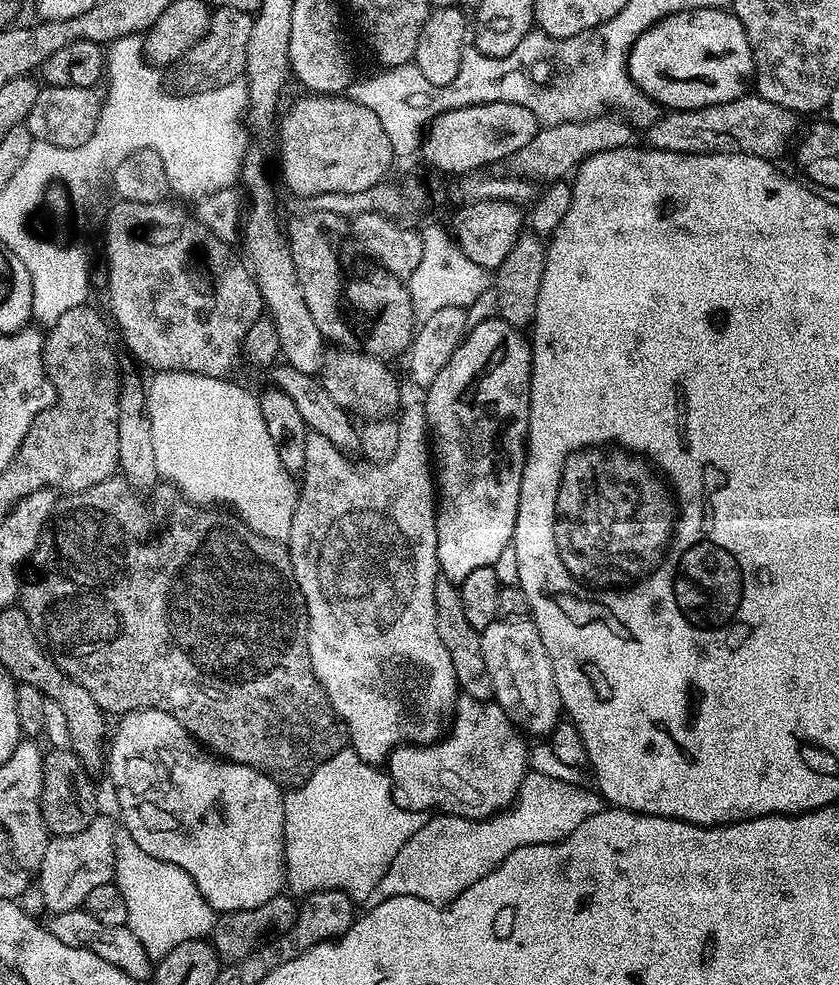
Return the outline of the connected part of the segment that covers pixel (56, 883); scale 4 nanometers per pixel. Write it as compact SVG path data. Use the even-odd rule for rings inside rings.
M104 814L97 815L86 830L78 830L78 834L69 836L52 836L46 846L46 854L42 854L42 862L38 869L40 875L40 900L49 908L49 913L69 912L75 908L83 909L86 897L97 888L113 883L116 867L114 866L114 834L117 825L111 824Z

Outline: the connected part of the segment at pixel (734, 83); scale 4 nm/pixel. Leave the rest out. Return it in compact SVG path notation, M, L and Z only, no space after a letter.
M693 8L690 12L675 12L650 26L632 43L628 52L628 76L656 105L668 110L734 102L734 98L749 91L754 80L750 42L742 22L738 22L736 13L731 10Z

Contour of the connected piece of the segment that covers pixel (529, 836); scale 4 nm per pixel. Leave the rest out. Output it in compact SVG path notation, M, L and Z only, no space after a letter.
M529 770L524 775L524 780L520 783L520 789L516 792L516 798L510 807L503 812L497 812L495 816L488 816L485 820L471 820L465 816L433 815L422 826L422 830L414 833L406 842L406 846L398 850L398 858L394 858L386 874L382 874L382 882L378 882L374 890L370 890L366 901L367 907L378 906L392 896L413 896L441 906L449 904L451 900L458 898L458 894L462 894L462 890L474 886L478 878L490 874L490 870L499 866L514 850L531 844L552 844L556 840L564 840L582 822L586 822L586 818L601 812L600 793L591 787L588 788L579 788L578 785L567 784L556 776Z

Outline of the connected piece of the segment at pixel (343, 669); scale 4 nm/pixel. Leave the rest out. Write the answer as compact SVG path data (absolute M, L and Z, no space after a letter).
M405 403L402 411L398 416L400 429L398 430L398 450L394 450L394 458L390 458L384 464L369 464L367 462L359 462L355 464L355 459L349 458L345 453L339 452L334 446L334 442L330 442L330 438L326 438L322 434L314 431L309 431L306 438L306 466L302 473L302 483L298 488L296 497L296 509L294 510L294 522L290 526L290 534L286 541L286 547L290 558L292 559L292 569L294 570L294 578L296 584L300 588L300 593L304 596L304 605L308 611L308 645L310 646L310 662L314 666L314 674L318 678L318 682L326 690L326 694L330 698L332 708L340 717L341 724L346 729L347 739L350 741L350 747L353 752L358 754L360 760L365 760L367 764L380 766L387 761L389 754L393 749L399 748L401 744L431 744L441 735L440 723L445 723L446 717L453 711L454 705L458 699L458 689L456 687L456 675L454 674L454 662L450 662L450 654L446 651L446 646L442 646L442 638L438 638L438 622L436 621L436 611L434 610L434 586L438 577L441 575L440 563L436 557L436 547L438 546L438 534L436 533L436 505L438 503L438 492L434 487L434 468L430 463L430 429L428 427L428 414L424 411L423 403L416 404Z

